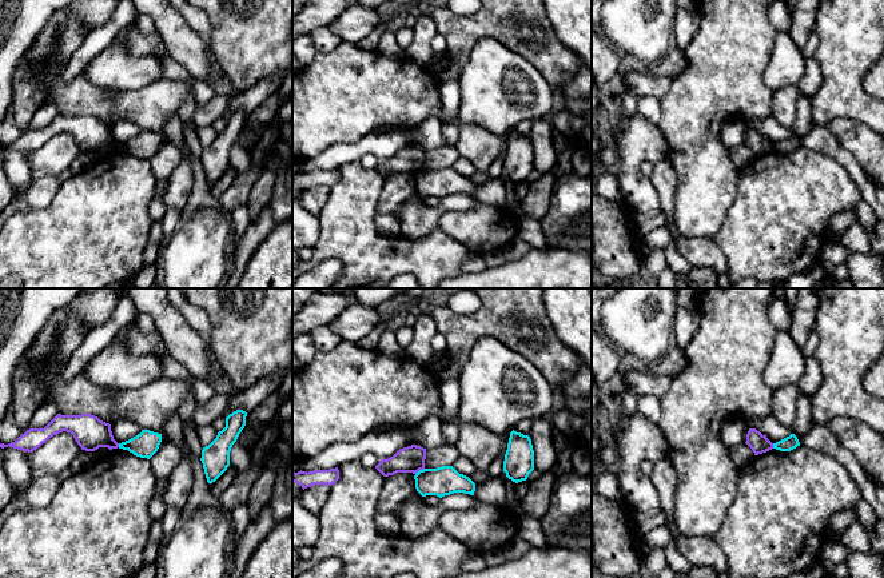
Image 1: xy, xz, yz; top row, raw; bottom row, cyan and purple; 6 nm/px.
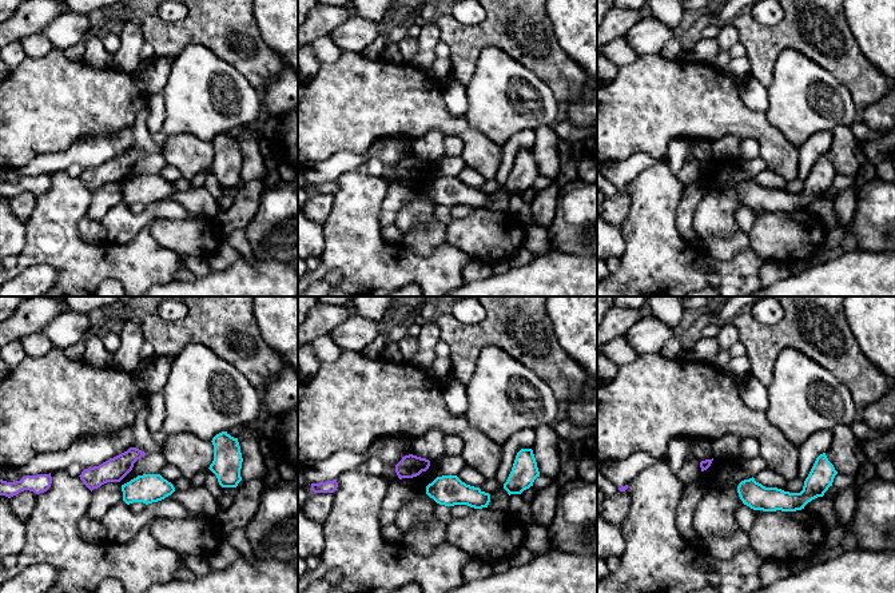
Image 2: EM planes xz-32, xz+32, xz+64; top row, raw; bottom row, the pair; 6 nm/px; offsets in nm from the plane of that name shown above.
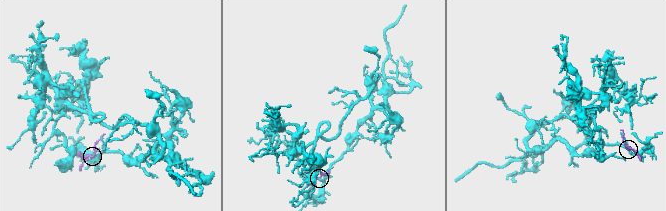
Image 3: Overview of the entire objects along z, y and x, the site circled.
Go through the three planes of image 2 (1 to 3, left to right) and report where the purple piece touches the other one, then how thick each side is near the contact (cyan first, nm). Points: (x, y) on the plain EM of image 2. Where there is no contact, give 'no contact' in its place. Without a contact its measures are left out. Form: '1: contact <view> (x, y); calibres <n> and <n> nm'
1: no contact
2: no contact
3: no contact

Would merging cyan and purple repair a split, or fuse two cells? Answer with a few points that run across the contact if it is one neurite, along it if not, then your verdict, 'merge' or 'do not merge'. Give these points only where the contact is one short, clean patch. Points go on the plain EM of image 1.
line xz (423, 168), (414, 174); do not merge

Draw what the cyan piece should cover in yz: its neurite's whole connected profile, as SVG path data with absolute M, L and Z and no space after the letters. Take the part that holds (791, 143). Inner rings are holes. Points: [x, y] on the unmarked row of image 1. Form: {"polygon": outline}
{"polygon": "M791 135L789 137L773 144L773 150L780 152L791 152L800 147L800 143L795 135Z"}

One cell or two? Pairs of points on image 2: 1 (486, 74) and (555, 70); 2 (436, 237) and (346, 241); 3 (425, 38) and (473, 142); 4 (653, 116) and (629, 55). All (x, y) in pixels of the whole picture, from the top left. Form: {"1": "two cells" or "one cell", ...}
{"1": "two cells", "2": "two cells", "3": "two cells", "4": "two cells"}

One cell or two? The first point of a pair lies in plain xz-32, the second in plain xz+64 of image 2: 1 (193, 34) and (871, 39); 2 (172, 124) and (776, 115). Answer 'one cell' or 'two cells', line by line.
1: two cells
2: one cell

